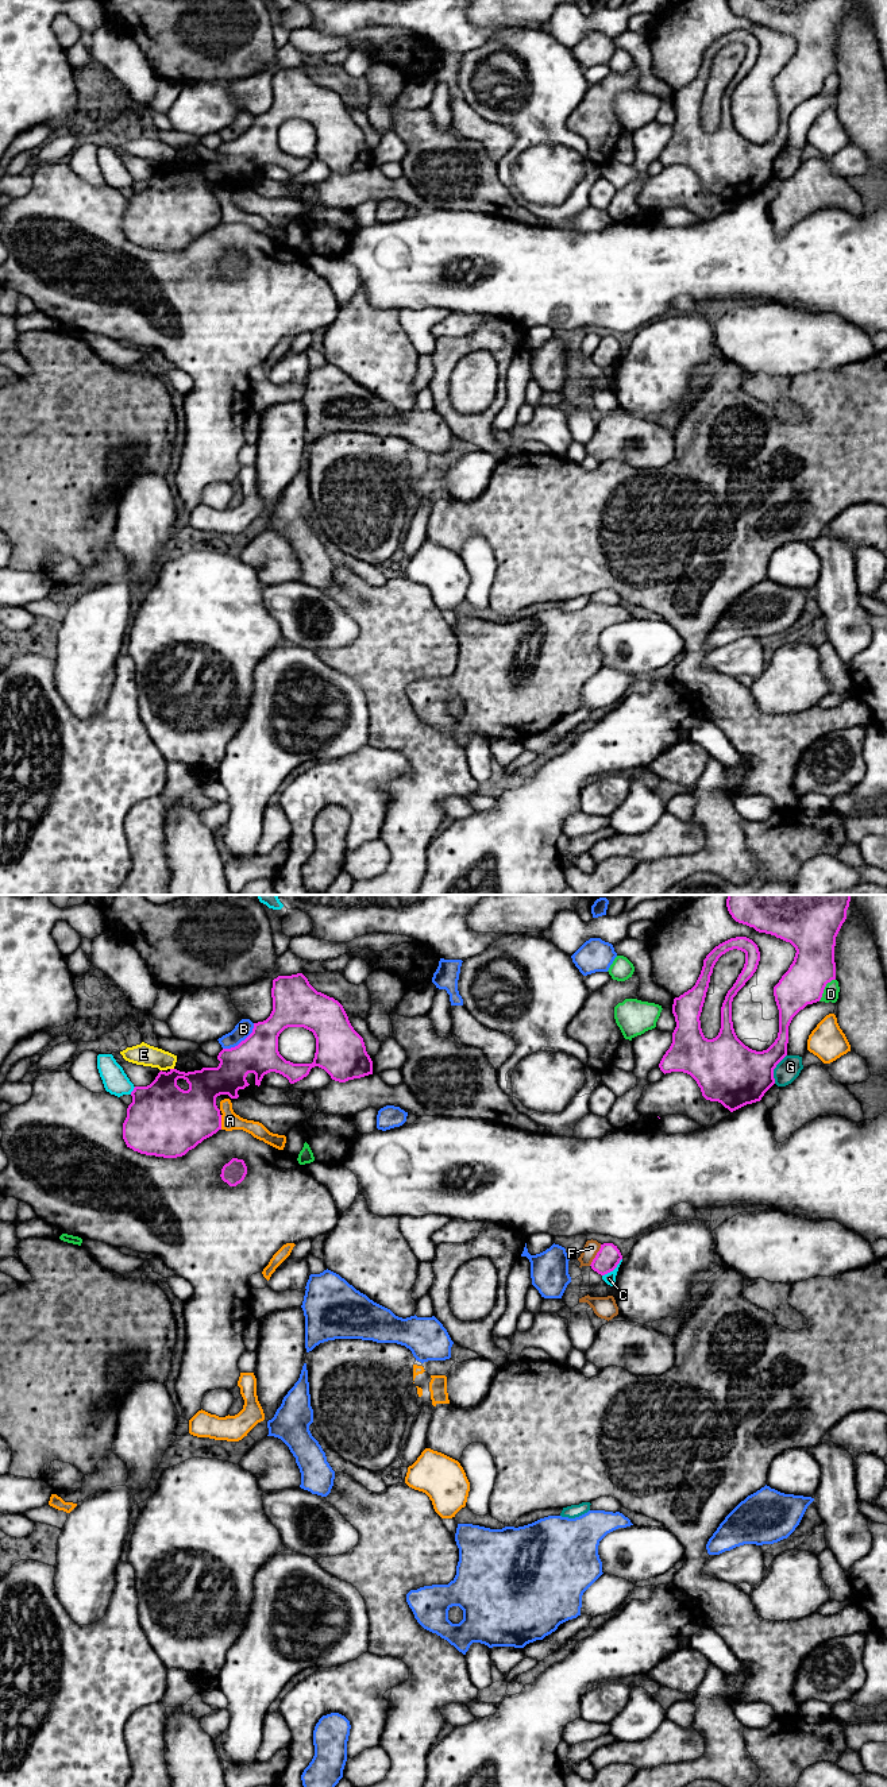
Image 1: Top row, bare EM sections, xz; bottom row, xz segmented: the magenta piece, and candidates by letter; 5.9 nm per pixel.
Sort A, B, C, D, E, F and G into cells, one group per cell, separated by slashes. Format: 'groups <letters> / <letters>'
groups A / B / C / D / E / F / G

